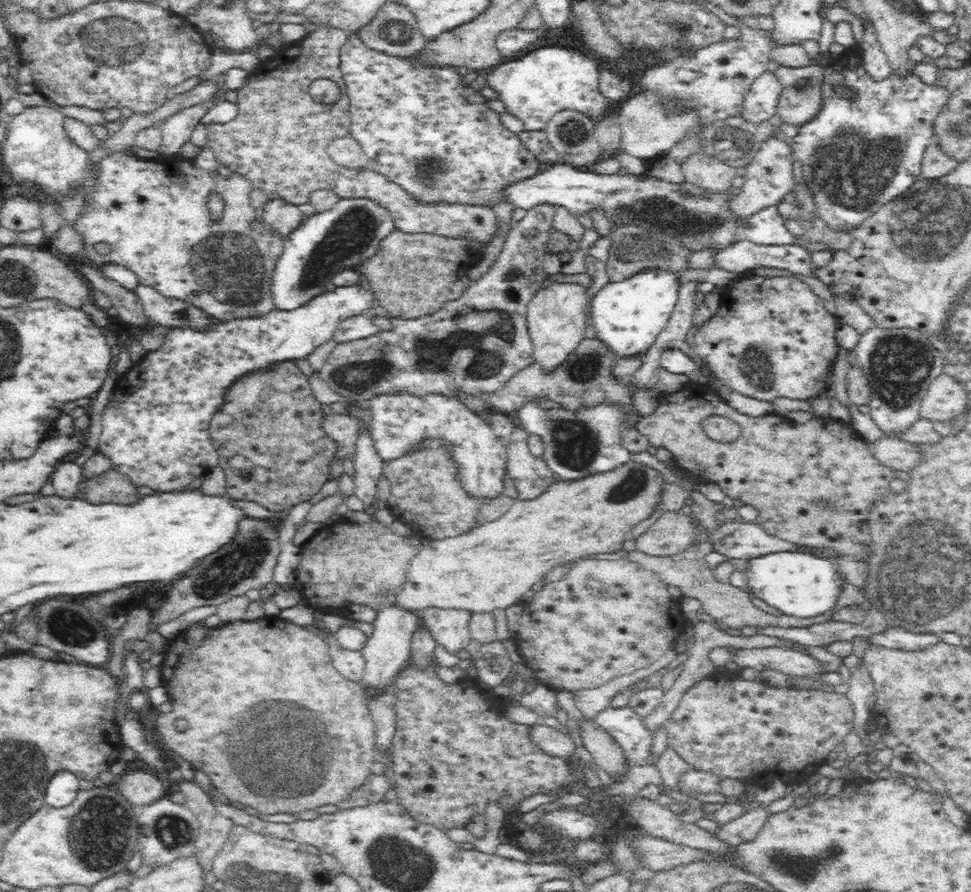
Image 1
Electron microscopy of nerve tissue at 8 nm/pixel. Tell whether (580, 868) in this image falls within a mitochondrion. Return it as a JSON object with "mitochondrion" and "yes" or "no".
{"mitochondrion":"no"}

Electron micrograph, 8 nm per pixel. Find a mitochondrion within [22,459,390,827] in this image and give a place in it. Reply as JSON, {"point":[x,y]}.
{"point":[291,760]}

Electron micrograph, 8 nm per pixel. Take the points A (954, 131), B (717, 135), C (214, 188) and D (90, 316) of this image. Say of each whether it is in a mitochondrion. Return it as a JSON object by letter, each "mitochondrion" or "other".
{"A":"mitochondrion","B":"mitochondrion","C":"other","D":"other"}

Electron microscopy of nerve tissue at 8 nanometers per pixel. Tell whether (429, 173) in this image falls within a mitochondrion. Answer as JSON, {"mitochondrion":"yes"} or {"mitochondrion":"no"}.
{"mitochondrion":"yes"}

